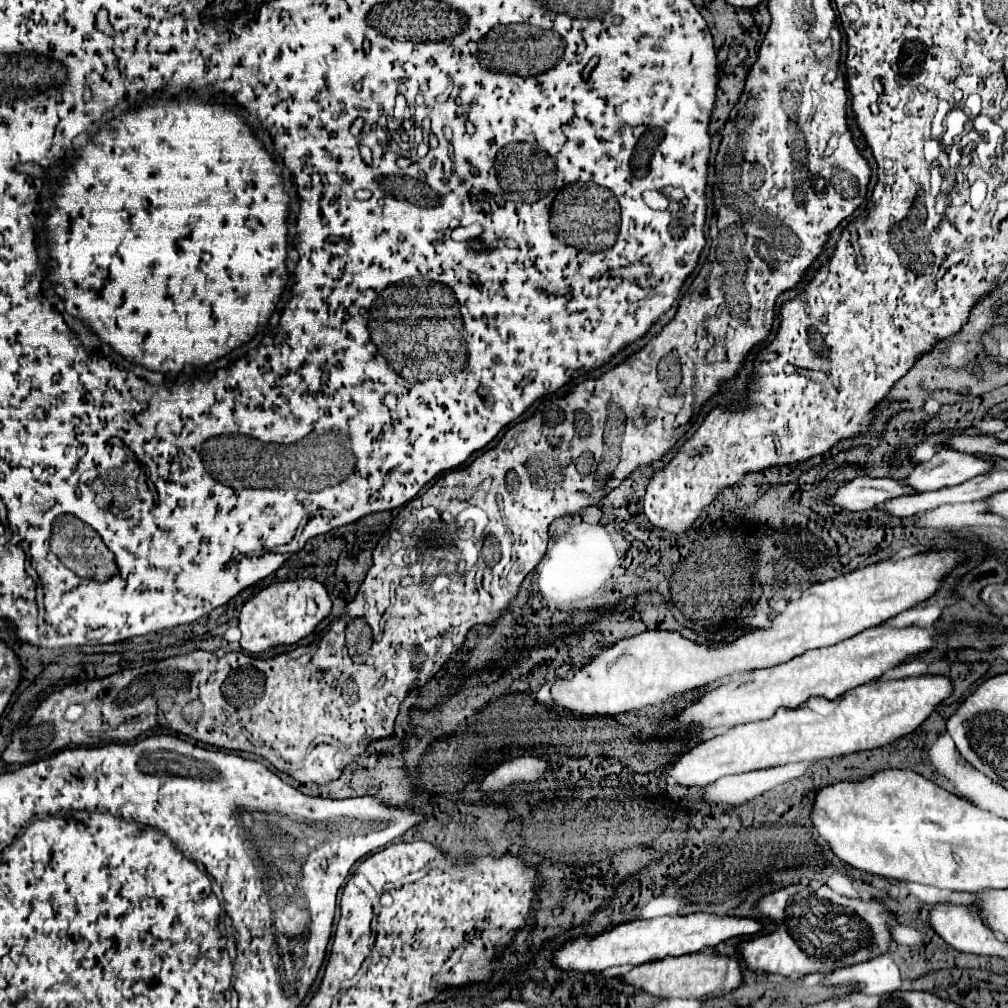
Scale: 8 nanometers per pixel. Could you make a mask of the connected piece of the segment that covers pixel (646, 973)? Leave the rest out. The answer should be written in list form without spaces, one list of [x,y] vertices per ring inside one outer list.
[[[702,951],[694,955],[682,955],[682,957],[666,957],[654,963],[644,963],[624,975],[624,981],[644,989],[650,995],[656,997],[718,997],[726,995],[742,985],[742,965],[734,957],[718,955],[714,951]]]

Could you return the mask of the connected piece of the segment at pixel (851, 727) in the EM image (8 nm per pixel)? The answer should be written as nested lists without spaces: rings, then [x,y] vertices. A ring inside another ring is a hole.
[[[918,675],[866,683],[854,691],[848,691],[836,701],[814,697],[796,709],[778,709],[770,719],[738,725],[700,743],[676,759],[670,769],[664,771],[664,779],[684,787],[704,787],[724,775],[738,775],[786,763],[818,761],[884,747],[904,735],[914,733],[952,693],[954,685],[950,677]]]

